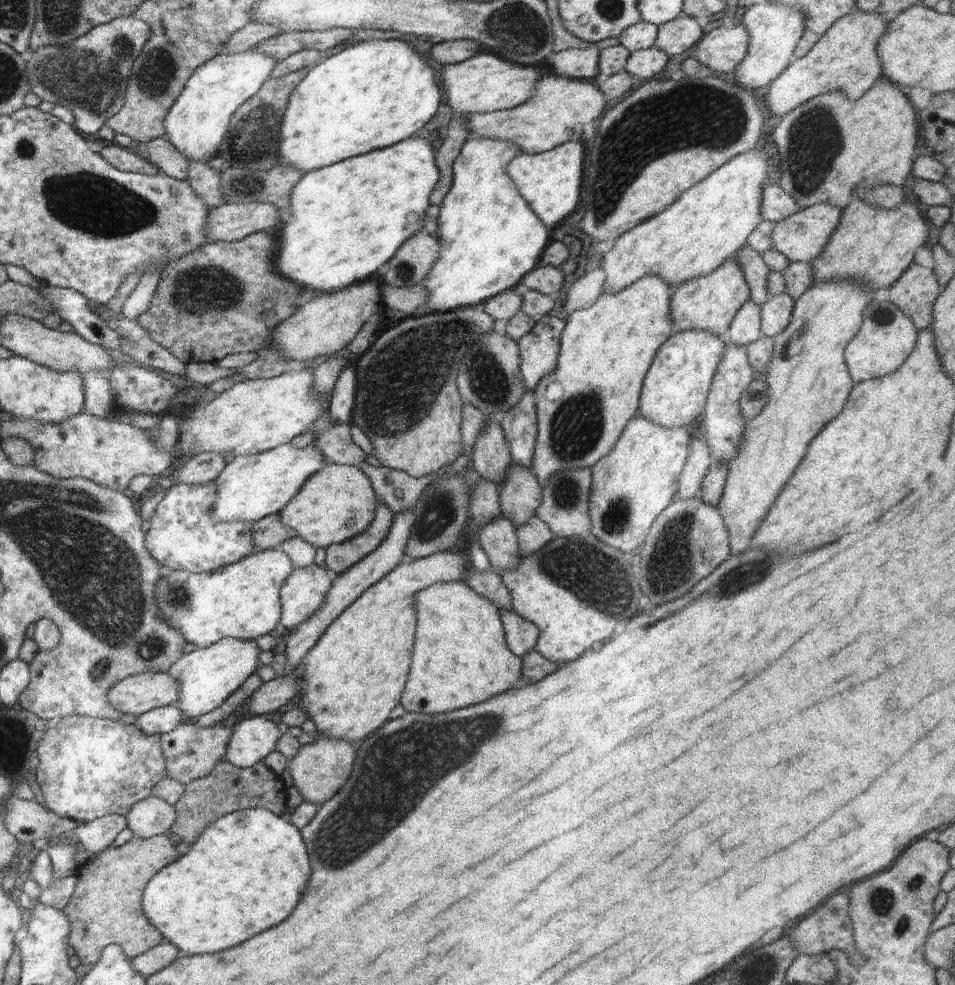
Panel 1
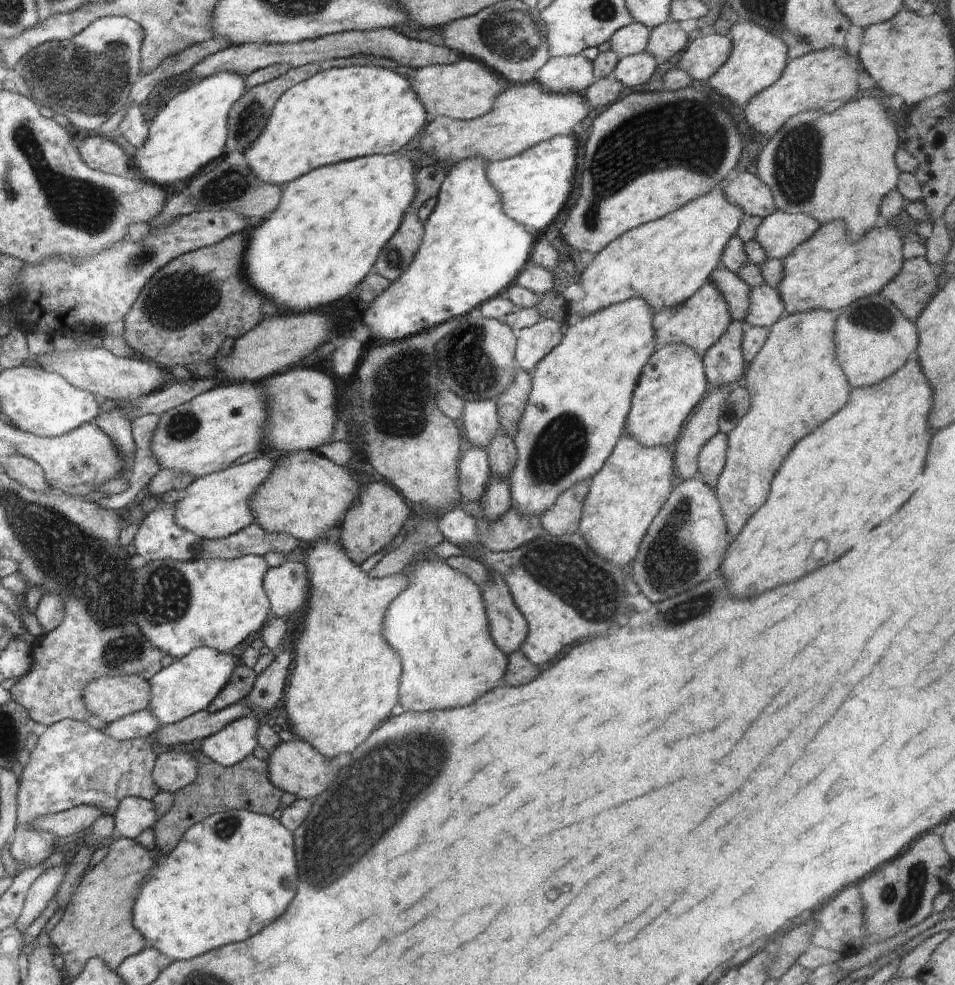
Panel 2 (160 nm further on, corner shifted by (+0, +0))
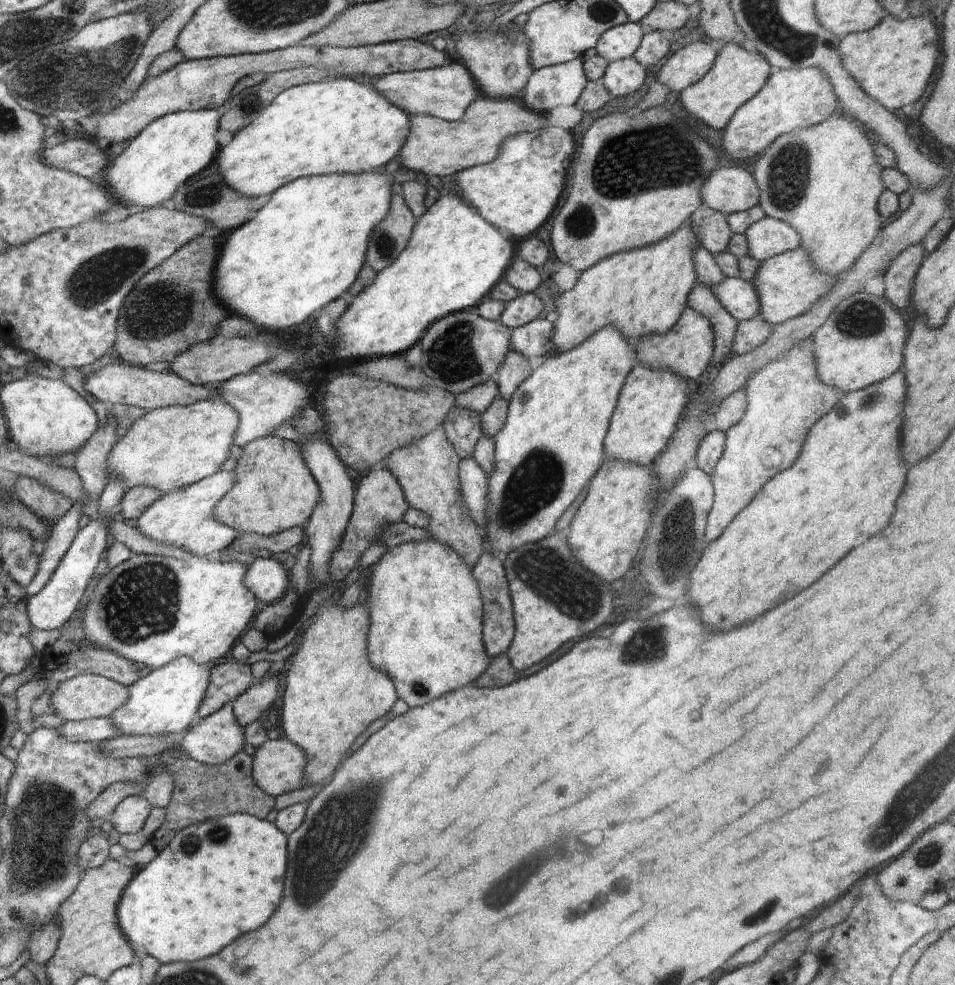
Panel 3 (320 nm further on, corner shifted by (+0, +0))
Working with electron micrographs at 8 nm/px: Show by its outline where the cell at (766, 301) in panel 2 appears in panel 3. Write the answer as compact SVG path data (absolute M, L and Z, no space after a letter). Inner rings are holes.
M725 276L712 290L720 304L738 323L758 315L758 295L750 281Z

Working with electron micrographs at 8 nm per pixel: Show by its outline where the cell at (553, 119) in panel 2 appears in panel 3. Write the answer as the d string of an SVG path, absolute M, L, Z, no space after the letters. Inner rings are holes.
M480 94L467 106L460 120L447 121L432 115L416 115L410 118L409 133L400 149L400 160L403 167L410 171L434 176L448 176L492 162L504 139L522 131L532 132L548 125L546 114L532 112L522 101L493 99Z

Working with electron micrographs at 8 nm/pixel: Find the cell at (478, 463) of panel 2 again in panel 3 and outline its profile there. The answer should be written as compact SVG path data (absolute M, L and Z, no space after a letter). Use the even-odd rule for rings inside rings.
M456 406L452 407L448 414L444 417L442 426L447 434L448 440L454 447L454 450L459 454L460 460L472 457L476 442L483 435L481 429L481 415L473 410L470 410L470 422L466 422L466 426L458 426L456 430L456 416L458 410L462 412L462 408Z

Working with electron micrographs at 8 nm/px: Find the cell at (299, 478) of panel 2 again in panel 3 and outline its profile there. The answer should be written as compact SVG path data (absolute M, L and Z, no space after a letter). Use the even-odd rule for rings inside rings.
M266 435L249 442L243 448L234 469L238 476L236 484L223 496L216 506L216 518L220 524L228 525L240 533L256 533L270 536L294 527L304 527L319 503L320 487L303 459L298 445L291 440Z

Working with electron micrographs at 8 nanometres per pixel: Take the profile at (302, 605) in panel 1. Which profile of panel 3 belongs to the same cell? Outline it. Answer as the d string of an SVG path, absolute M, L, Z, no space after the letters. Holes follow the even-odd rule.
M267 555L256 557L247 565L246 586L254 596L260 599L263 606L275 603L282 598L284 591L291 592L290 578L280 562Z

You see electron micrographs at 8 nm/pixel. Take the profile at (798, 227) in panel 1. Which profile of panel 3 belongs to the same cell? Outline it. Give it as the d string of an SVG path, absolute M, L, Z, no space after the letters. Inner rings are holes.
M766 216L752 223L745 230L744 236L748 243L747 255L758 262L801 246L799 234L794 228Z

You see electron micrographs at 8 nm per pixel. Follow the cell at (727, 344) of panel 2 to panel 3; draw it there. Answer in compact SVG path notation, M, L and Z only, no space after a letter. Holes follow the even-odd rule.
M702 283L697 284L690 291L687 298L687 306L700 313L710 321L714 335L714 354L711 362L716 365L718 360L729 358L731 344L737 327L728 311L720 304L712 288Z

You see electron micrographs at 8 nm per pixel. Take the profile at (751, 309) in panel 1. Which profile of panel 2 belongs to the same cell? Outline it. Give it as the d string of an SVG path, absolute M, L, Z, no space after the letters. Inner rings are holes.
M718 264L710 276L711 283L720 291L728 305L731 316L745 322L748 312L750 287L736 274Z

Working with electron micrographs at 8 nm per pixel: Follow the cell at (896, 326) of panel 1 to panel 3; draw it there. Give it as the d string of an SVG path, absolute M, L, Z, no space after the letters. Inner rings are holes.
M856 293L841 300L827 316L824 324L813 334L813 353L817 377L824 383L836 387L840 394L858 391L903 368L903 350L908 334L908 323L884 296Z

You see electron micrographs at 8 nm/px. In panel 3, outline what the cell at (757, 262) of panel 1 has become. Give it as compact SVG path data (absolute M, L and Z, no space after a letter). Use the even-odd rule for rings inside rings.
M701 206L689 219L699 244L711 255L727 250L733 232L730 230L726 214Z

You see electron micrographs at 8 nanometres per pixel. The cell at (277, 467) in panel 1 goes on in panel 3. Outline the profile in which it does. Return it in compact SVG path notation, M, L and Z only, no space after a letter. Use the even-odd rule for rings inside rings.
M233 471L215 472L214 475L204 477L198 484L191 484L188 488L179 488L158 497L138 518L138 530L155 543L164 543L171 547L180 547L182 550L197 557L217 557L221 551L227 548L237 538L238 532L232 527L220 524L216 518L216 506L223 496L235 486L238 476Z

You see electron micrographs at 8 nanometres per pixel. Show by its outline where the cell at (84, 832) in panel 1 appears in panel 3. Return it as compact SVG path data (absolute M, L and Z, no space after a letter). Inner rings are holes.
M57 914L46 926L40 930L32 931L26 944L29 949L30 961L39 965L45 965L54 956L60 939L60 928L57 925Z

